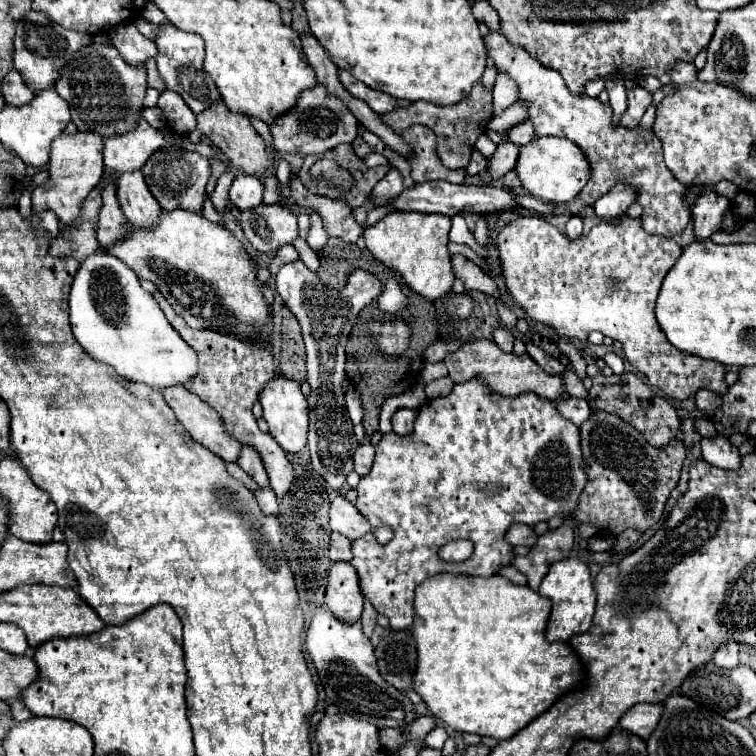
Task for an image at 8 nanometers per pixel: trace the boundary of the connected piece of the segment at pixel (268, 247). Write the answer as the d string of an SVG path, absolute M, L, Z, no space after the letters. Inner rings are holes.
M258 205L240 213L240 227L258 253L270 253L298 237L296 215L286 205Z

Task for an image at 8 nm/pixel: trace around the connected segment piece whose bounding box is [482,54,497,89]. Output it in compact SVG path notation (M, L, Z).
M487 54L486 68L482 76L482 81L484 85L492 89L495 84L496 75L497 75L497 72L493 63L493 60Z

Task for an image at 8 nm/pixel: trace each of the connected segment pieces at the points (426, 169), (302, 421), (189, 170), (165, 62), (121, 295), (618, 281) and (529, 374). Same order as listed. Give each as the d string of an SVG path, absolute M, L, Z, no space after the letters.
M414 125L402 133L406 143L412 147L414 157L408 159L412 167L412 179L418 183L422 181L432 181L432 179L442 179L448 183L464 183L466 173L458 169L448 169L436 159L436 137L428 127Z
M276 377L262 389L260 403L264 409L264 419L268 423L270 435L286 453L298 453L306 445L308 431L308 403L300 391L300 383L286 377Z
M164 147L148 159L148 163L142 167L142 173L144 173L150 193L156 197L156 201L160 203L160 207L164 211L172 211L176 207L192 211L192 213L202 211L202 205L206 199L206 183L210 179L208 157L204 157L200 153L182 151L176 147Z
M164 23L160 27L160 35L156 37L156 47L158 47L158 57L156 57L158 71L166 79L168 89L176 91L194 113L206 111L208 107L212 107L212 103L220 101L220 93L214 85L214 81L210 79L210 75L202 67L204 41L200 35L186 33L182 29L174 27L172 23Z
M104 251L88 257L74 277L70 323L84 351L96 361L114 367L128 381L164 389L184 385L198 373L196 351L174 331L154 297L140 287L136 273Z
M628 213L618 215L616 221L602 221L590 229L588 235L568 241L556 227L546 223L540 217L518 217L508 223L498 233L498 251L502 261L502 271L506 279L506 287L514 301L528 313L530 319L540 321L556 329L558 335L568 339L586 341L590 331L600 331L610 339L624 343L626 361L636 367L650 385L658 387L666 397L674 401L684 401L694 395L698 389L708 389L718 395L726 395L728 385L724 383L726 367L716 361L708 361L702 357L688 355L676 349L660 329L654 317L654 303L658 297L658 289L662 279L670 271L670 267L680 257L676 251L668 249L668 239L658 235L648 235L642 229L640 219L632 219Z
M476 339L470 343L464 343L456 353L450 353L444 359L448 367L448 377L454 383L468 381L472 377L484 379L484 383L502 395L516 397L526 391L534 391L536 395L542 395L544 399L560 399L564 393L564 379L560 375L548 375L544 369L540 369L530 355L516 355L516 353L504 353L494 341L488 339Z

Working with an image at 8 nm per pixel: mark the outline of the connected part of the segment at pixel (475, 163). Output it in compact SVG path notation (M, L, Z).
M472 153L472 159L470 159L470 163L468 163L468 169L466 169L466 173L468 175L480 175L482 171L486 171L486 167L488 167L488 159L484 157L484 155L480 155L480 153Z

